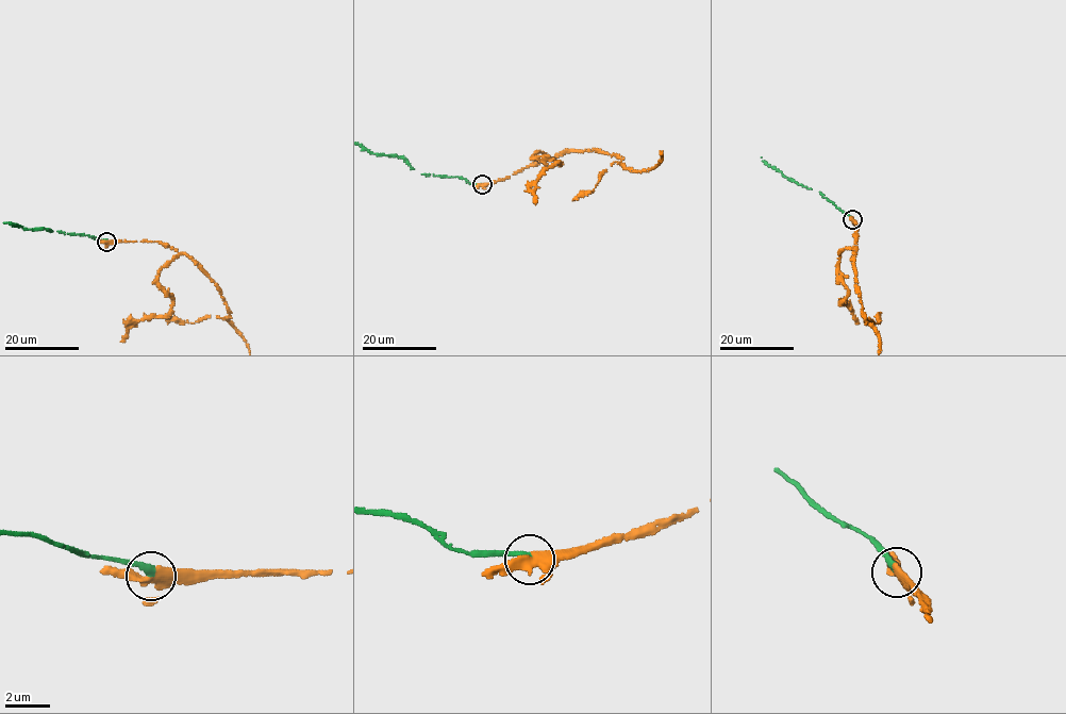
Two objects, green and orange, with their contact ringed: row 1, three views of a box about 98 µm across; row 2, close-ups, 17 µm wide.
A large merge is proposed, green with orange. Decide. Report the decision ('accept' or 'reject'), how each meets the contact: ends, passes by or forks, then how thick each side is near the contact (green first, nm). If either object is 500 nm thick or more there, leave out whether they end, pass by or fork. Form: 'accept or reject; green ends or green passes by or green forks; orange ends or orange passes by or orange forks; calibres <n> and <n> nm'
accept; green ends; orange forks; calibres 280 and 360 nm

